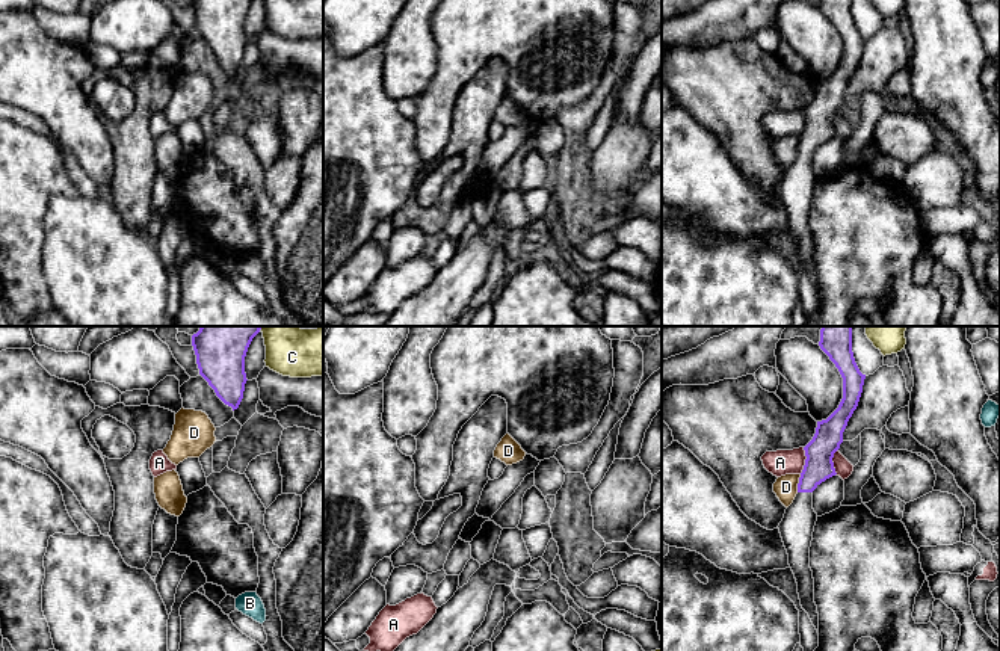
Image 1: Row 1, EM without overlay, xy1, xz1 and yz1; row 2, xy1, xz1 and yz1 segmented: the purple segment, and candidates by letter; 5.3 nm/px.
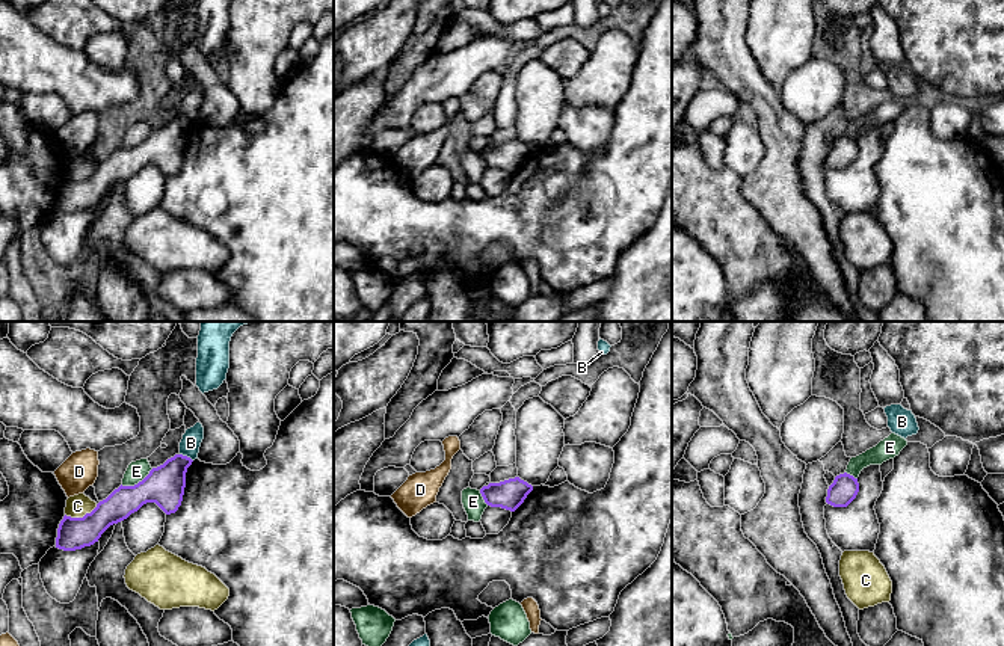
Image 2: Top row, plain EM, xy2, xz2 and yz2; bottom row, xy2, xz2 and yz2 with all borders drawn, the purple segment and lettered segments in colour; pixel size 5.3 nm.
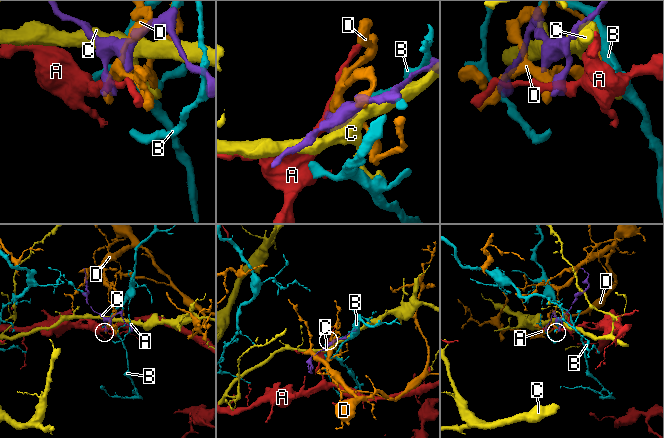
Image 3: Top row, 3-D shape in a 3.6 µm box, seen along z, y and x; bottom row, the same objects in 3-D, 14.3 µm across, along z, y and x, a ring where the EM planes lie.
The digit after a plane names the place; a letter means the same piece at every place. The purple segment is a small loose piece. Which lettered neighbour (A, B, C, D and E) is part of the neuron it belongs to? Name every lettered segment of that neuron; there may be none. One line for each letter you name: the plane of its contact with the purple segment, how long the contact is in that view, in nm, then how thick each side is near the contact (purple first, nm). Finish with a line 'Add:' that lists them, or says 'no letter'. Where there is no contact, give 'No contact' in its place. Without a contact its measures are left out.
Add: no letter

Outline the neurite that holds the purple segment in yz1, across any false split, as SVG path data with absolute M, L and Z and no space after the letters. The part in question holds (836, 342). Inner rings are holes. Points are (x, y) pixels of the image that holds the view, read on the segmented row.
M822 326L819 346L843 378L843 399L826 420L817 421L813 440L804 447L807 459L799 477L798 494L778 526L789 554L789 565L798 583L801 606L817 631L819 613L810 568L810 547L817 521L817 514L813 509L813 491L837 474L832 458L843 443L843 432L858 406L866 379L853 358L852 326Z

